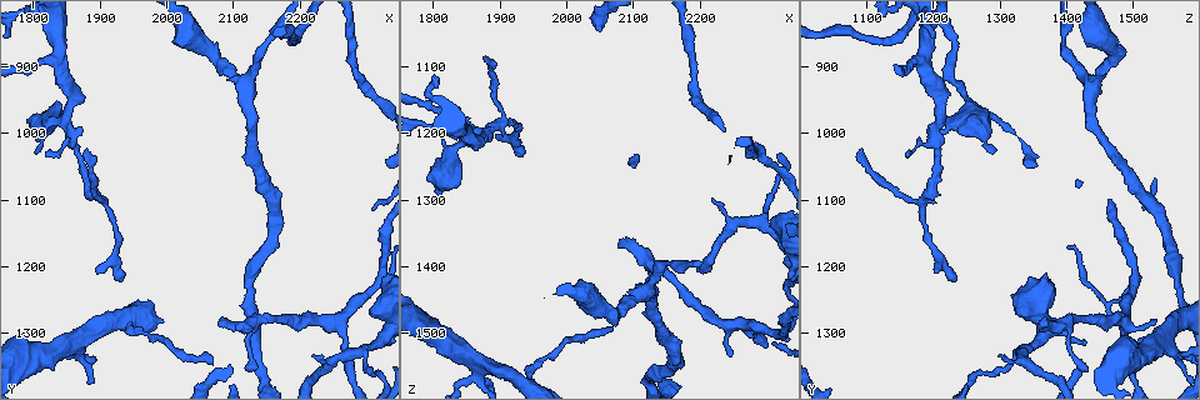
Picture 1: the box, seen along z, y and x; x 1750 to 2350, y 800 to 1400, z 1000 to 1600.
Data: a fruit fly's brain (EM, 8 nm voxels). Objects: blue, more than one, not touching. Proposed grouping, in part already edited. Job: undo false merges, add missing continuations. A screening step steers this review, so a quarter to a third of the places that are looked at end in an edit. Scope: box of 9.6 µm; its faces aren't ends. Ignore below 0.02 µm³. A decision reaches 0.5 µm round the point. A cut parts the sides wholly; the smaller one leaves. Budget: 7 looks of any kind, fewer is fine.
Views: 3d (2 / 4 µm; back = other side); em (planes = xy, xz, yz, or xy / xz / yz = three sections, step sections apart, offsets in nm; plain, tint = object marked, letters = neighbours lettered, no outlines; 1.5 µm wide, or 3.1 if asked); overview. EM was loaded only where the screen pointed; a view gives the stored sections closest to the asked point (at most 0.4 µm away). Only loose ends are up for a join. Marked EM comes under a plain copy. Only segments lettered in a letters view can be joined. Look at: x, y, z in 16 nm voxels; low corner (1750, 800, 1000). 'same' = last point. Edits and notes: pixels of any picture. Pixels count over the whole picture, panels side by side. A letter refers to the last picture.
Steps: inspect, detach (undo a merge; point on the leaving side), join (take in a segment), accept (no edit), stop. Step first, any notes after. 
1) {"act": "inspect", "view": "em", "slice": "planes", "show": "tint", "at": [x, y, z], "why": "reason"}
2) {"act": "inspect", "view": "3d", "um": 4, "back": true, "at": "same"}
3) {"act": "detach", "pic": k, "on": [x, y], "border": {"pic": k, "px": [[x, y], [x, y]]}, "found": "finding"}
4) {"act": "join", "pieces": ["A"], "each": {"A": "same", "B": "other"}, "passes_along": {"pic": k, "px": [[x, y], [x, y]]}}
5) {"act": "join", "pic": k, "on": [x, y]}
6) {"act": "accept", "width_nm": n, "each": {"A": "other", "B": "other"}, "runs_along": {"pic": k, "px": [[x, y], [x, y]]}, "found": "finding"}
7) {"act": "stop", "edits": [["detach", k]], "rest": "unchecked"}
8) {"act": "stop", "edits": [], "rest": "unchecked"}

{"act": "inspect", "view": "em", "slice": "yz", "step": 8, "show": "tint", "at": [1930, 1285, 1575], "why": "branch point"}

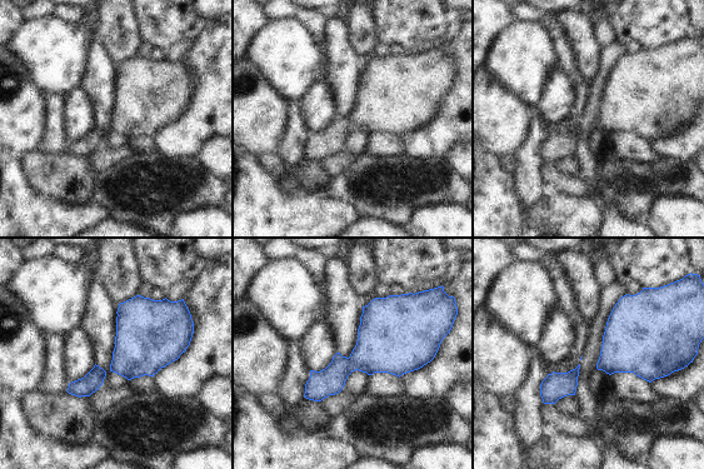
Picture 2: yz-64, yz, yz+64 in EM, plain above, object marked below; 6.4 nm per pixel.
{"act": "inspect", "view": "em", "slice": "planes", "show": "letters", "at": "same", "why": "another direction"}

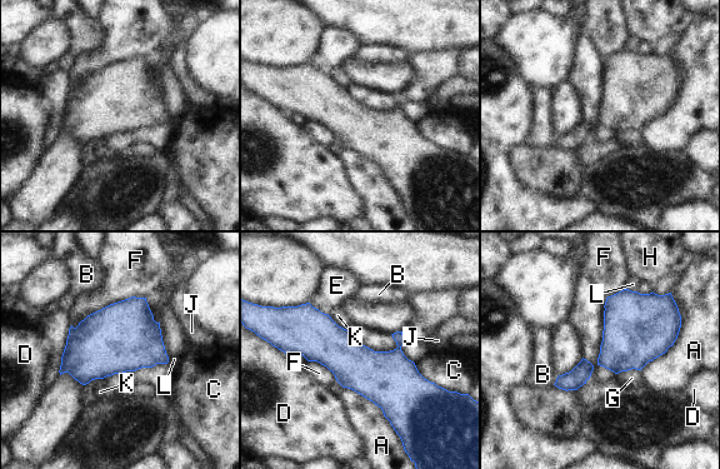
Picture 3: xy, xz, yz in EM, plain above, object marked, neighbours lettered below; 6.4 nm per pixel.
{"act": "accept", "width_nm": 340, "each": {"A": "other", "B": "other", "C": "other", "D": "other", "E": "other", "F": "other", "G": "other", "H": "other", "J": "other", "K": "other", "L": "other"}, "runs_along": {"pic": 3, "px": [[289, 349], [433, 390]]}, "found": "one neuron here"}

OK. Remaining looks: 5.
{"act": "inspect", "view": "em", "slice": "planes", "show": "letters", "at": [2075, 1285, 1370], "why": "an open end"}

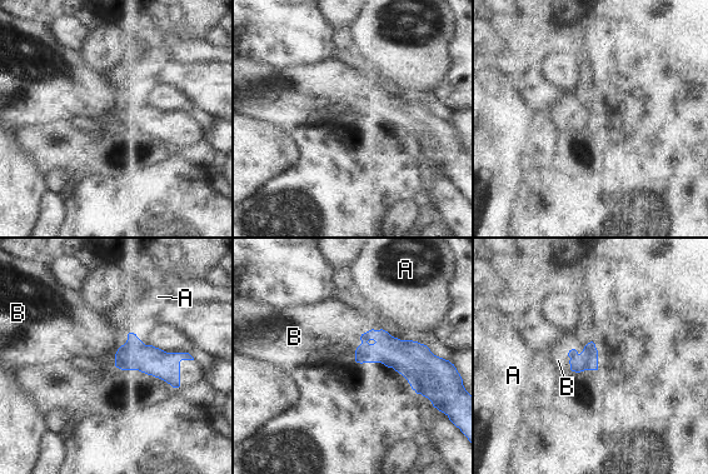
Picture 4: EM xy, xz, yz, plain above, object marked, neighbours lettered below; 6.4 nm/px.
{"act": "join", "pieces": ["B"], "longest_contact_nm": ["B", 280], "each": {"A": "other", "B": "same"}, "found": "it goes on there"}

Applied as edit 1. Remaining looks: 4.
{"act": "inspect", "view": "overview", "why": "see it whole again"}

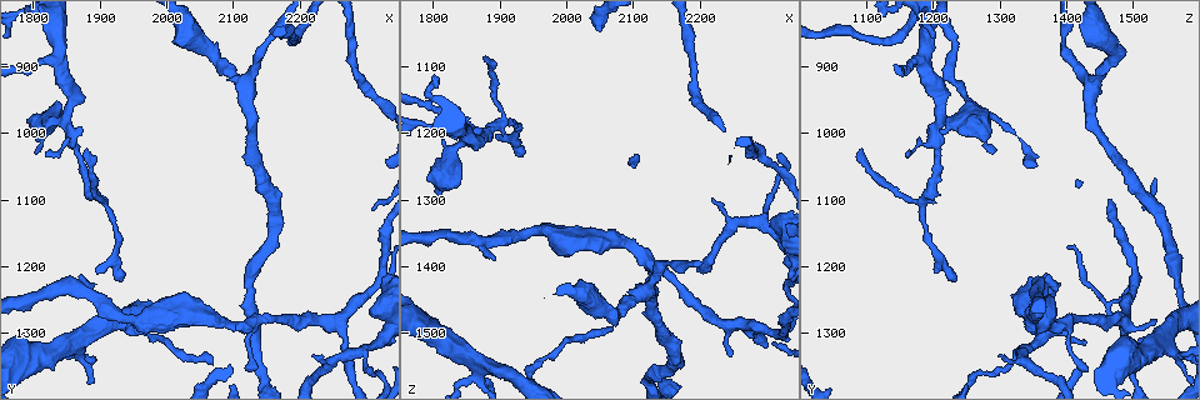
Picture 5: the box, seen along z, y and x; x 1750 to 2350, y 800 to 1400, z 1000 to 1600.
{"act": "inspect", "view": "em", "slice": "xz", "step": 8, "show": "letters", "at": [2070, 1350, 1495], "why": "end of a long branch"}

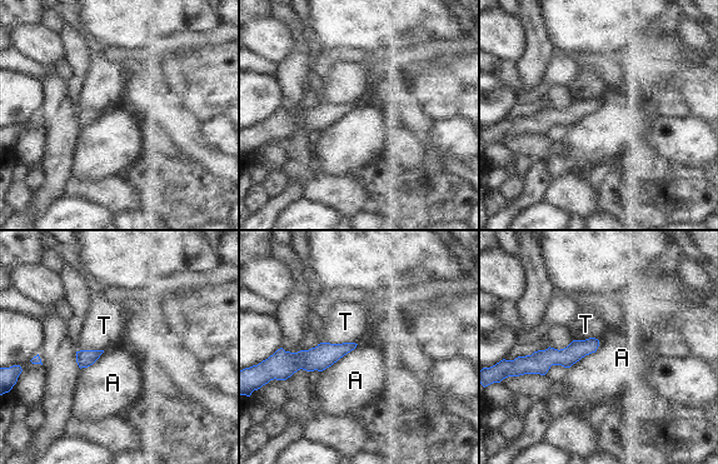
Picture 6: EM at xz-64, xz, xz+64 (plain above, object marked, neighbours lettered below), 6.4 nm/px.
{"act": "inspect", "view": "em", "slice": "planes", "show": "letters", "at": "same", "why": "another direction"}

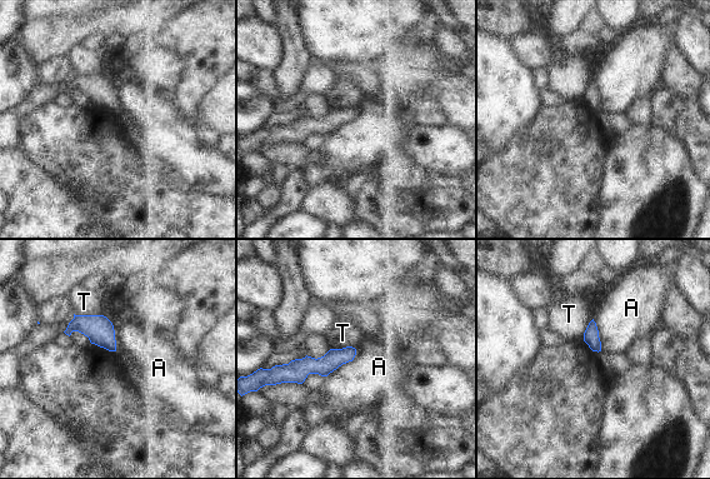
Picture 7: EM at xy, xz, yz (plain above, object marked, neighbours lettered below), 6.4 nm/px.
{"act": "accept", "width_nm": 100, "each": {"A": "other", "T": "other"}, "border": {"pic": 7, "px": [[356, 349], [351, 360], [325, 377]]}, "found": "no lettered segment goes on from it"}

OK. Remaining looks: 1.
{"act": "stop", "edits": [["join", 4]], "rest": "unchecked"}

